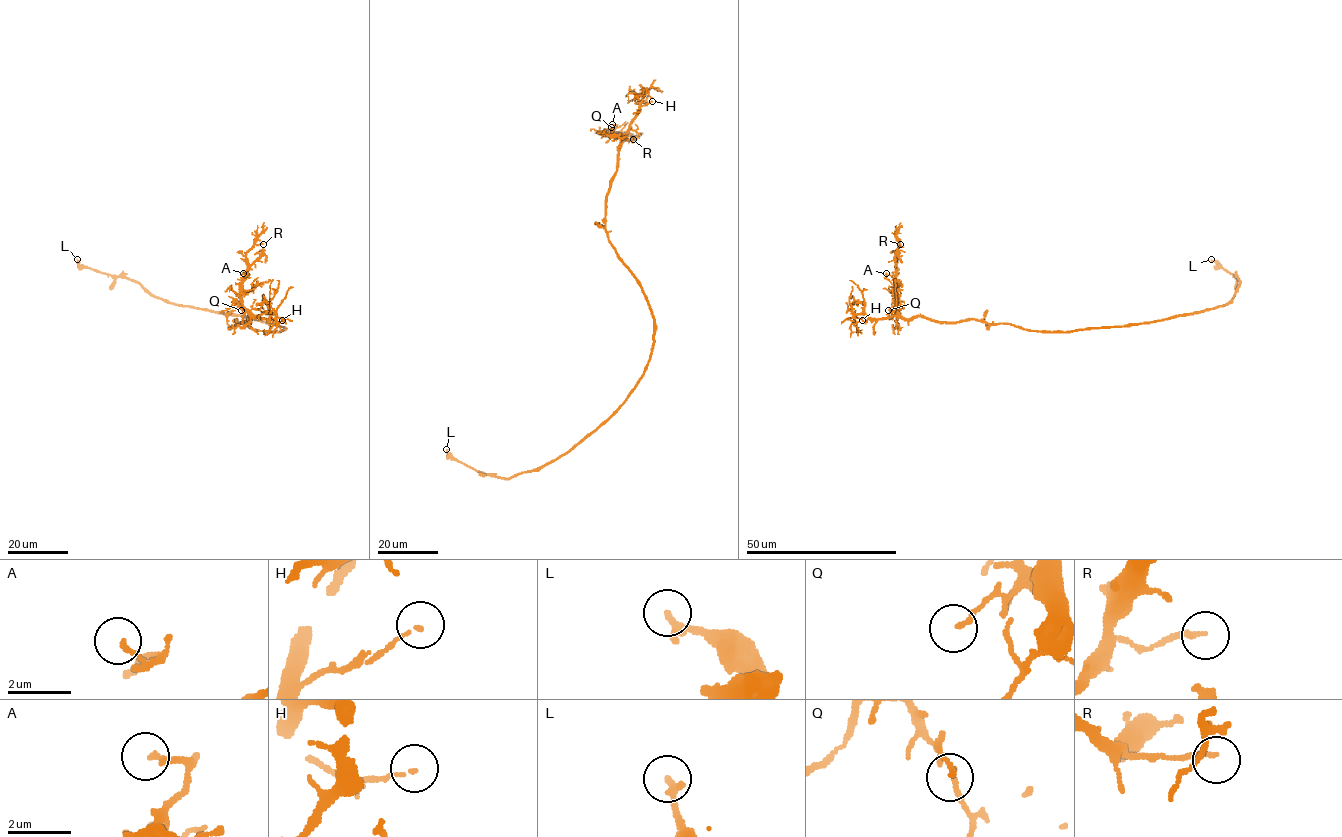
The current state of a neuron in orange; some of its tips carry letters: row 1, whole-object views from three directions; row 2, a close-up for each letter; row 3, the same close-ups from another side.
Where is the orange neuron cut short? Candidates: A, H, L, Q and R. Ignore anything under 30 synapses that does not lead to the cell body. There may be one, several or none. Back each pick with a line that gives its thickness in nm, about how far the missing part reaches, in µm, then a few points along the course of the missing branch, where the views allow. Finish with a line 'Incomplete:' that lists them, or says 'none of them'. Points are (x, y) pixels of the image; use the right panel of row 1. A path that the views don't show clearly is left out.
Incomplete: none of them

